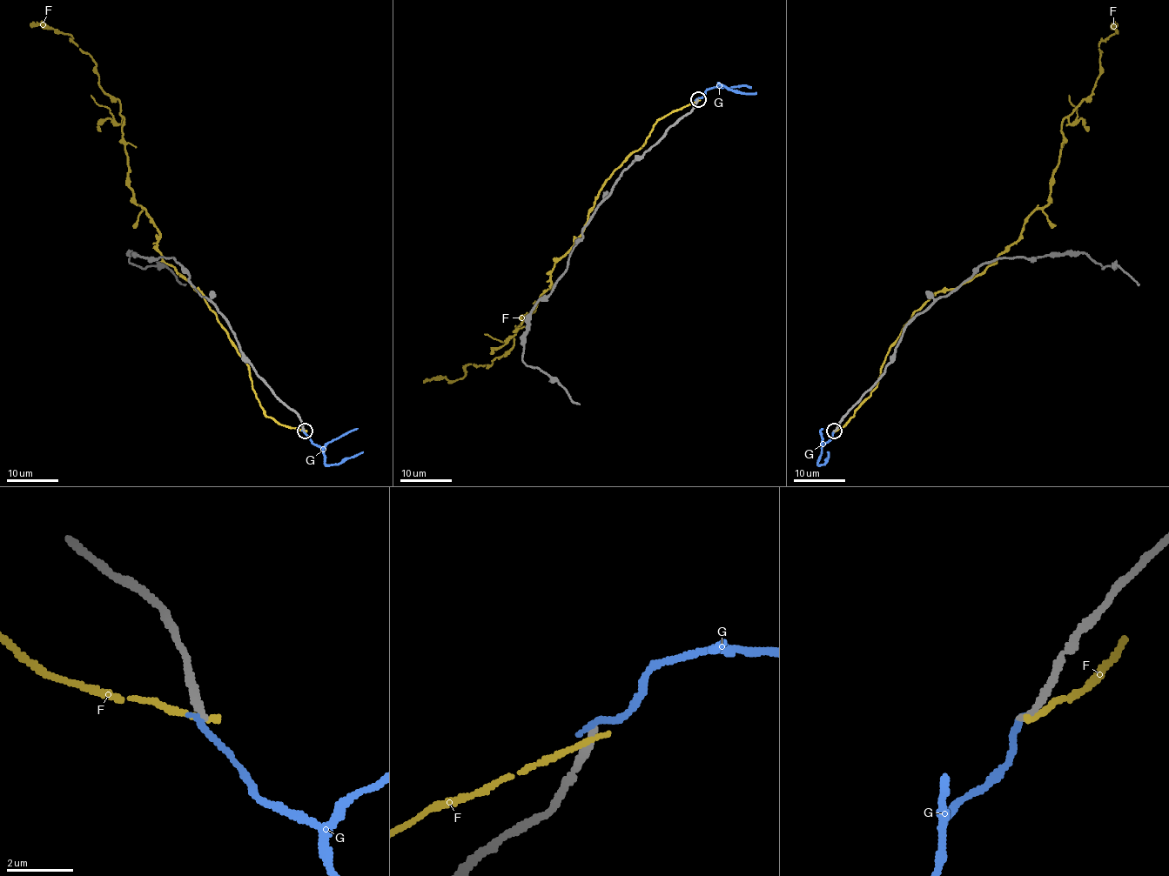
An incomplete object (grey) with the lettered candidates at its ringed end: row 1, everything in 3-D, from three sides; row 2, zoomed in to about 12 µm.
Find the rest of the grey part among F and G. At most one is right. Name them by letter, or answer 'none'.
none

